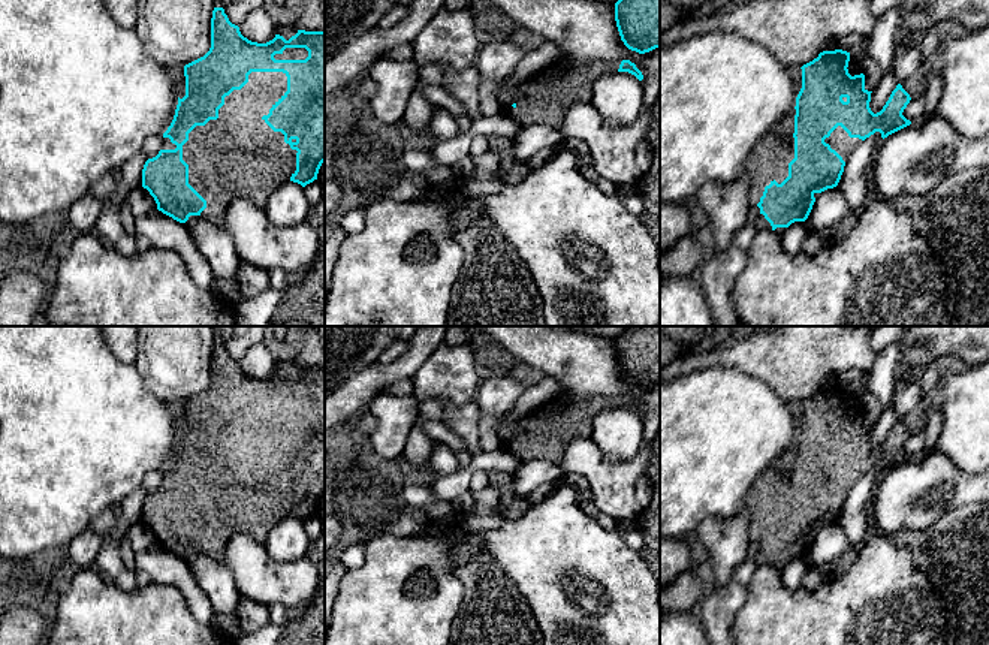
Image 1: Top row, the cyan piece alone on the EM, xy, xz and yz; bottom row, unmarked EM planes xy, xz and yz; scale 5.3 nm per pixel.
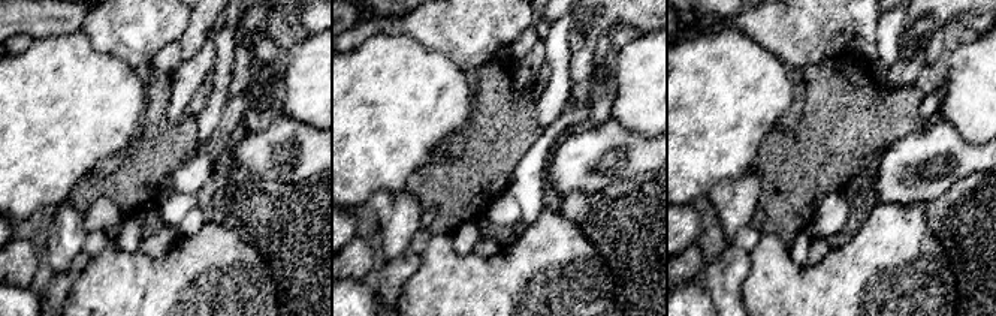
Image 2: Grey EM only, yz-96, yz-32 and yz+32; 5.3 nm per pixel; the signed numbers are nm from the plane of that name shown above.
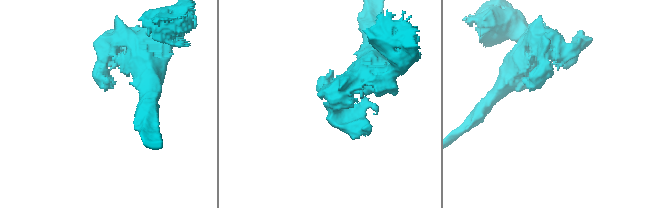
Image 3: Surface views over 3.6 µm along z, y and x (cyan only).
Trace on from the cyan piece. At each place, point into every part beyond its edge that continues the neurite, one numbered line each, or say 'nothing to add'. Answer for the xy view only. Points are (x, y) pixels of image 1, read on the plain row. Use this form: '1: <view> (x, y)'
1: xy (238, 490)

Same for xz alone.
1: xz (545, 434)

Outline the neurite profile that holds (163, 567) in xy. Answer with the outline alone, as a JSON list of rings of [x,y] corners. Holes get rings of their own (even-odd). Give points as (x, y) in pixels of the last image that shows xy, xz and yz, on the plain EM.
[[[157,545],[135,554],[135,566],[136,570],[145,570],[153,582],[178,588],[198,623],[212,627],[214,608],[183,558]]]

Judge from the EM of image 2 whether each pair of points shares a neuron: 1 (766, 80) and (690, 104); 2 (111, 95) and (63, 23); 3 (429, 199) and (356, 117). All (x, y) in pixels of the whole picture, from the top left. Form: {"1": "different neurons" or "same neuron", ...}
{"1": "same neuron", "2": "different neurons", "3": "different neurons"}

